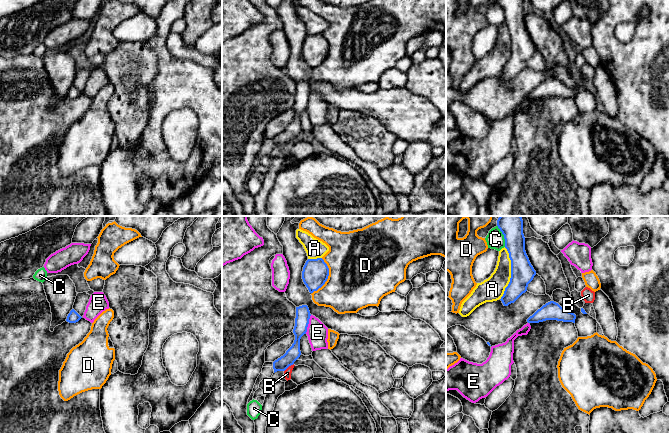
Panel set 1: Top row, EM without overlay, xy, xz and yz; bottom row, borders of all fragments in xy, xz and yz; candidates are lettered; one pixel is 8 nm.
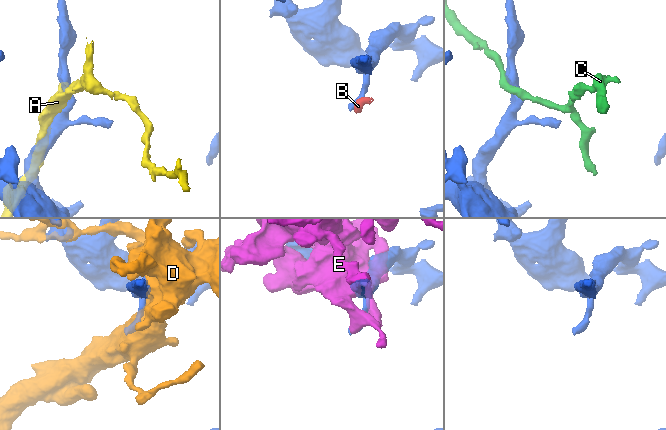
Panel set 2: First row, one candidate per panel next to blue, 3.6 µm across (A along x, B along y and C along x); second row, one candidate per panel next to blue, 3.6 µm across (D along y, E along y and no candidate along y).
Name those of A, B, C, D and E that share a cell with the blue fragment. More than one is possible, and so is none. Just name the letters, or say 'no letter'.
no letter

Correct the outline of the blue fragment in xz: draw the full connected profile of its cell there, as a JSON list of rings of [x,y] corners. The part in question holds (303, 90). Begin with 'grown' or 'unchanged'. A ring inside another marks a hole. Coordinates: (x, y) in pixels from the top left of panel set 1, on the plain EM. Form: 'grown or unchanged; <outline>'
unchanged; [[[307,81],[296,83],[295,102],[293,105],[295,116],[286,129],[273,138],[274,149],[285,147],[300,133],[300,115],[307,108],[310,92],[311,90]]]

